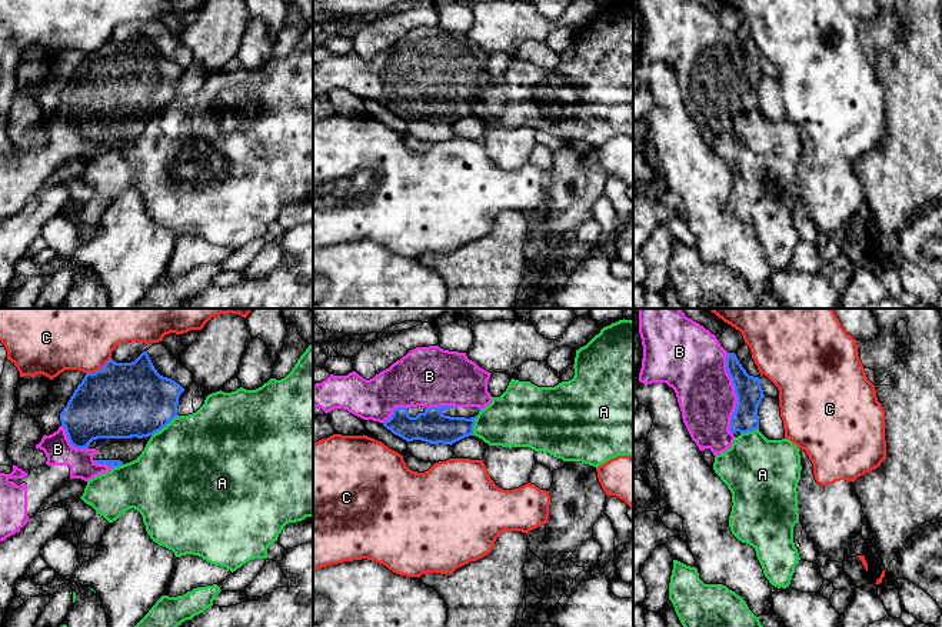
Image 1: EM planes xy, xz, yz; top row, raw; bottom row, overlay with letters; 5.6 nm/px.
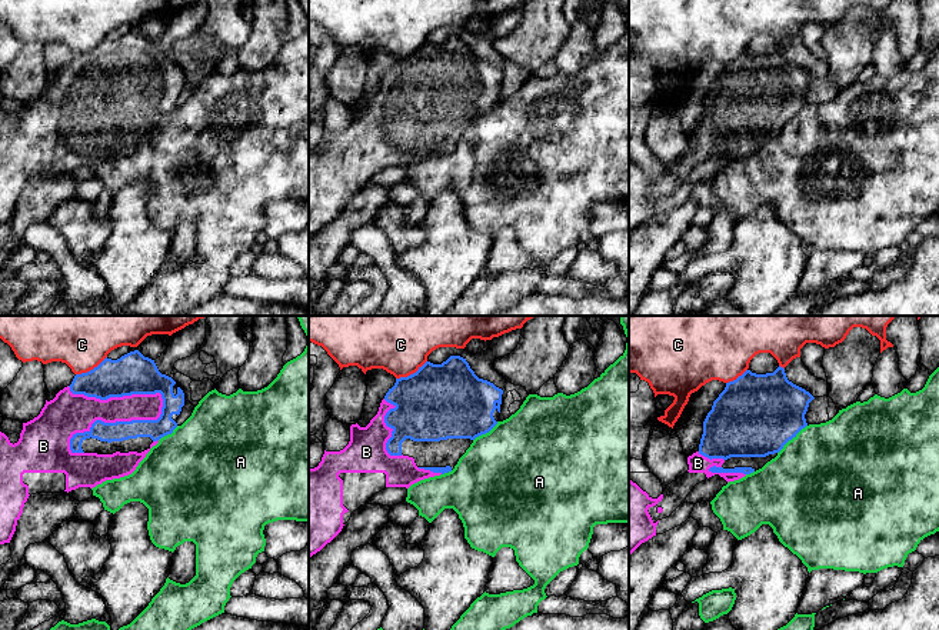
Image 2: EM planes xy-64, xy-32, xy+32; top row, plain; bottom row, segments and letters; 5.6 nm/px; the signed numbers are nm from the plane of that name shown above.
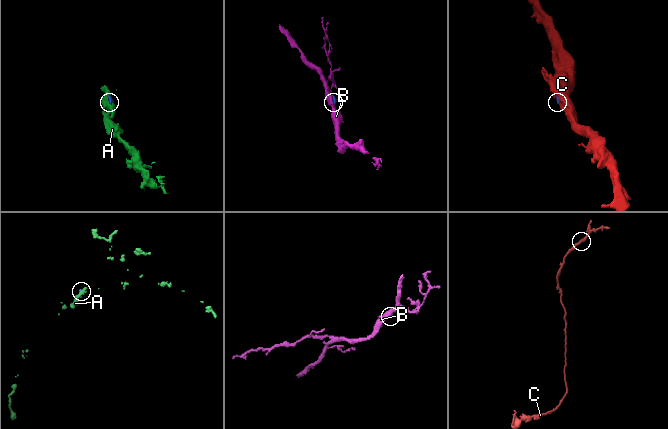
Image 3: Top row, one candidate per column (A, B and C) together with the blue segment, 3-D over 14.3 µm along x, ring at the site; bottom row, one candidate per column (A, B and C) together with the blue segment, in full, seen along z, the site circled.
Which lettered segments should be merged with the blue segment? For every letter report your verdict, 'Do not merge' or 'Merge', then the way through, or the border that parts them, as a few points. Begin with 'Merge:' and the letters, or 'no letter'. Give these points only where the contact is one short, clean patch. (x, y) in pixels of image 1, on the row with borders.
Merge: B
A: Do not merge. Boundary: xy (177, 414), (152, 436)
B: Merge
C: Do not merge. Boundary: xy (110, 357), (99, 369), (86, 373)

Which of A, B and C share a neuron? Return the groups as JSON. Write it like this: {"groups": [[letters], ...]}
{"groups": [["A"], ["B"], ["C"]]}

